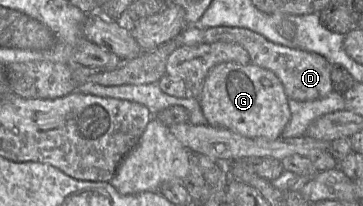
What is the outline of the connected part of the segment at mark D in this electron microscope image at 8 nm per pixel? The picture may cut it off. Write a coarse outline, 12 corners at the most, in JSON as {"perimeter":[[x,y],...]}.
{"perimeter":[[187,26],[180,46],[239,44],[270,70],[288,99],[333,91],[332,65],[317,53],[275,44],[246,28]]}

